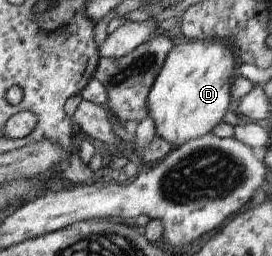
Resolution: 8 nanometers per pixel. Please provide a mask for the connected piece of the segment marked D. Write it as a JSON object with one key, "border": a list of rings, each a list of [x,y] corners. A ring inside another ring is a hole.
{"border":[[[196,39],[175,46],[151,88],[149,117],[155,122],[156,134],[175,147],[214,130],[234,107],[230,89],[241,60],[231,43],[217,39]]]}

